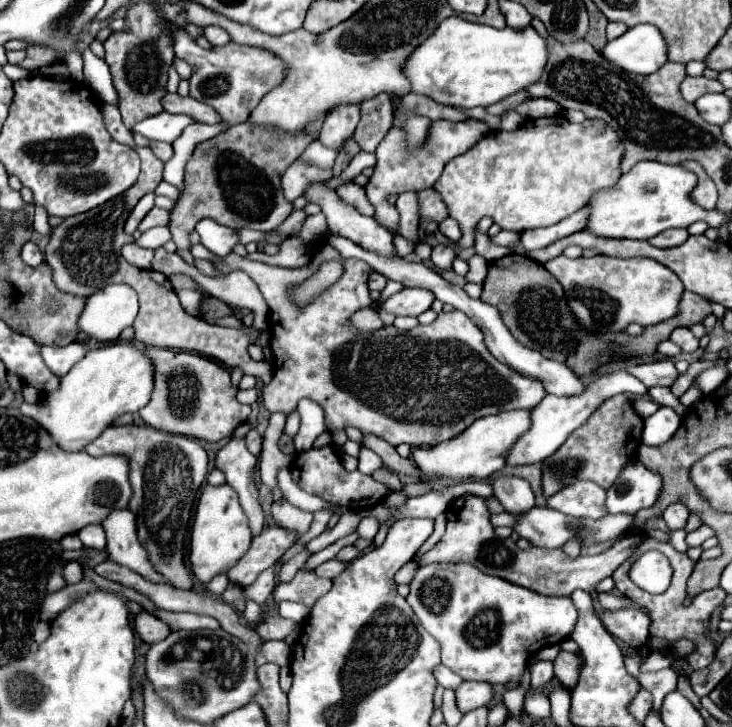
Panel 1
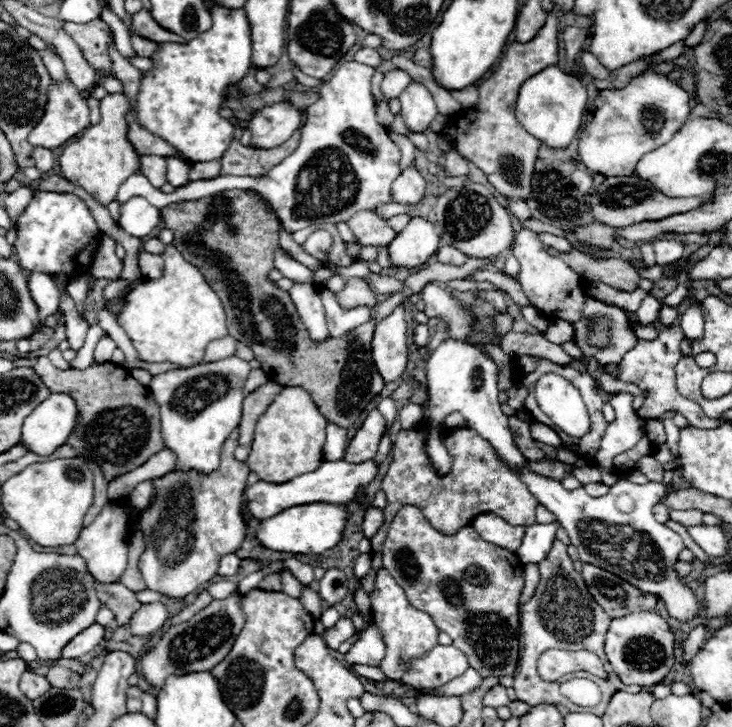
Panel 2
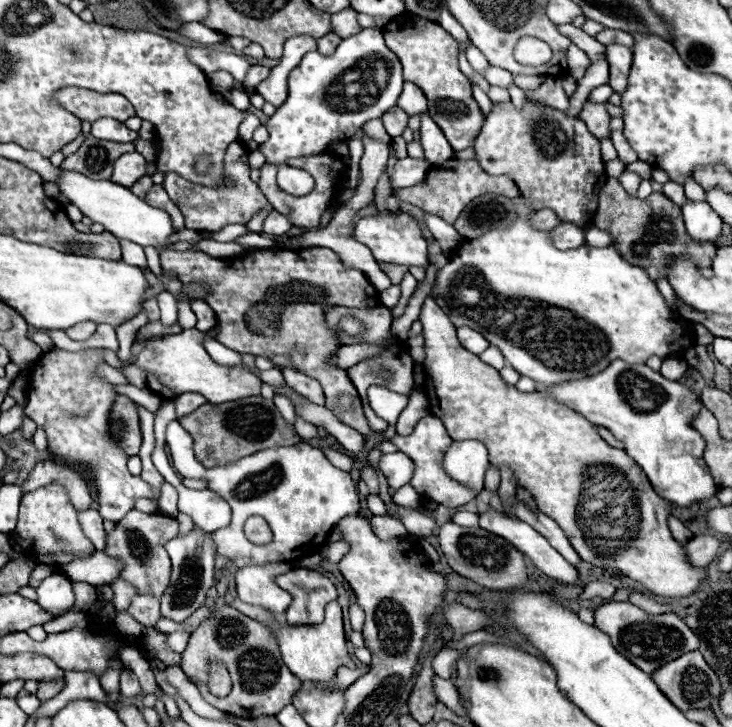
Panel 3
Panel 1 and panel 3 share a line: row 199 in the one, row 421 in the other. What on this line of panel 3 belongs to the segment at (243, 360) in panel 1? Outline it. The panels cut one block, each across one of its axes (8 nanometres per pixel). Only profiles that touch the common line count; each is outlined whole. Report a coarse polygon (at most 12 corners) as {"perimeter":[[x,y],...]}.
{"perimeter":[[116,398],[112,434],[124,450],[136,456],[142,444],[142,428],[136,402]]}

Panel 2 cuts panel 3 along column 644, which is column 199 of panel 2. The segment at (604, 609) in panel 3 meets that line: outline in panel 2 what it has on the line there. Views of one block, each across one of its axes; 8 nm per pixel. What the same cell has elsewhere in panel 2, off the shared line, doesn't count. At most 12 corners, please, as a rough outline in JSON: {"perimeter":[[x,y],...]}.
{"perimeter":[[240,594],[172,626],[140,674],[162,688],[172,674],[204,672],[246,624]]}

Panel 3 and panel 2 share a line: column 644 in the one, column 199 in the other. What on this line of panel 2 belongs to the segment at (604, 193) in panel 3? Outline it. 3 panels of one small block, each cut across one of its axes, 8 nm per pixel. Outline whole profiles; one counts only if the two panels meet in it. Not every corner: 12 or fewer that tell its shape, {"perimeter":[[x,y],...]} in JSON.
{"perimeter":[[252,190],[162,208],[272,382],[350,428],[384,388],[372,330],[312,342],[266,278],[278,218]]}

